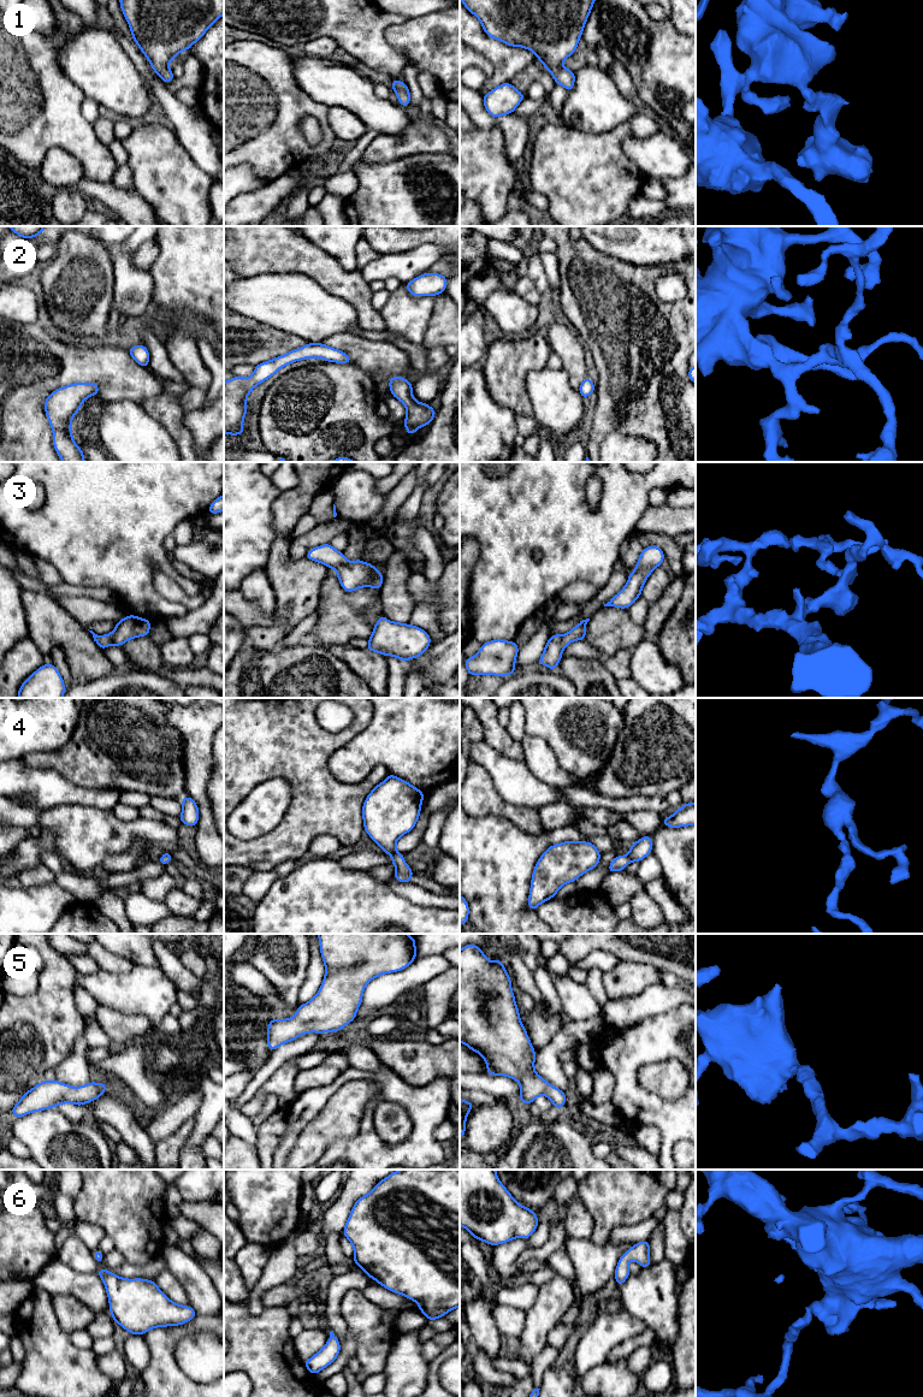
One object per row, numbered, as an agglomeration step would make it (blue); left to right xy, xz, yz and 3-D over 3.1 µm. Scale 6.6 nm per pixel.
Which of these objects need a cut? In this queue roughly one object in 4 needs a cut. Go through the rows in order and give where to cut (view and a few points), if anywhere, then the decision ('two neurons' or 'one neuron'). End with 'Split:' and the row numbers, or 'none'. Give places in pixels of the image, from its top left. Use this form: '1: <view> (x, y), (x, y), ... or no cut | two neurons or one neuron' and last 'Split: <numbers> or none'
1: no cut | one neuron
2: no cut | one neuron
3: no cut | one neuron
4: no cut | one neuron
5: no cut | one neuron
6: no cut | one neuron
Split: none

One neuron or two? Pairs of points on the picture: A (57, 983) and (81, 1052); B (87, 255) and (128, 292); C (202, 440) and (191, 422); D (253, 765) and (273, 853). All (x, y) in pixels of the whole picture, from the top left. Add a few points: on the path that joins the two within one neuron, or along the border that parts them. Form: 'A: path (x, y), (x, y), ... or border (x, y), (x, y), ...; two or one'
A: border (83, 1035), (76, 1040), (74, 1049), (60, 1061); two
B: border (112, 255), (113, 306); two
C: path (202, 436), (196, 427); one
D: path (282, 767), (296, 781), (299, 787), (299, 824); one

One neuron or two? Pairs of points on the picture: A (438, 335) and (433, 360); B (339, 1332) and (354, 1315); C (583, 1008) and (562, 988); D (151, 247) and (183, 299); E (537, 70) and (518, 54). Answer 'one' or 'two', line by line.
A: two
B: two
C: one
D: two
E: two

